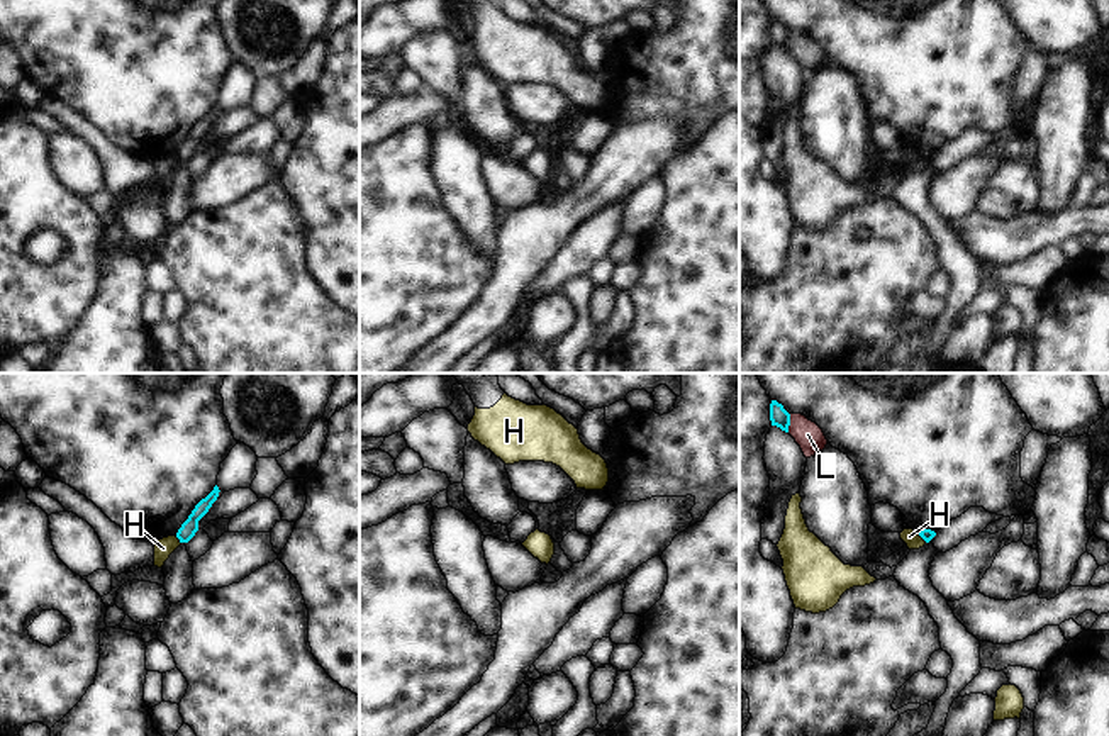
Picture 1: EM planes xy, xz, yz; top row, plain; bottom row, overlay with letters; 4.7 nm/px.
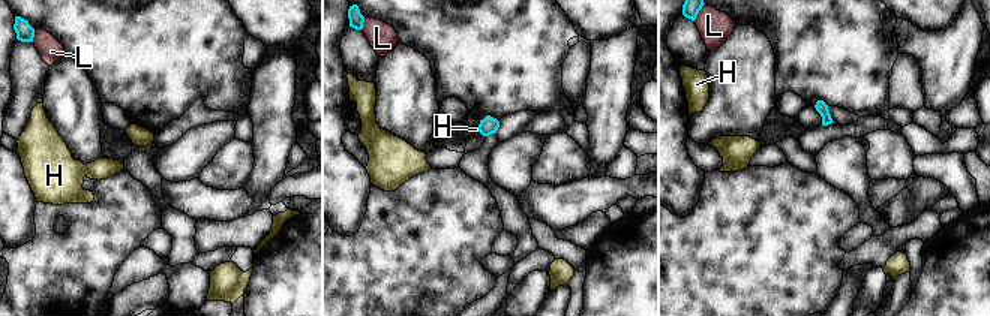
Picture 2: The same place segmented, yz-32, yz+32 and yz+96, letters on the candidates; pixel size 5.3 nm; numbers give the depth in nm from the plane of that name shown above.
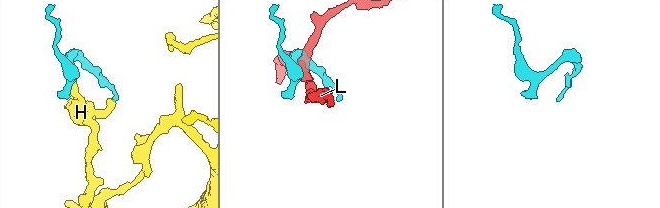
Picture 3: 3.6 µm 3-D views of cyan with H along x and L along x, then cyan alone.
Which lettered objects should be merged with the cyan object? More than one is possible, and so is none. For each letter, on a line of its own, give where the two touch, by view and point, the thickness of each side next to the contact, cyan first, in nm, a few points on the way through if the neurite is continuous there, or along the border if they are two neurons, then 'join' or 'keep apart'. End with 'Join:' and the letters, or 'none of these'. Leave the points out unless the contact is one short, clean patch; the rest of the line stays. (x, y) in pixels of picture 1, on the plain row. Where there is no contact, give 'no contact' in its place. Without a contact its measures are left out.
H: meets cyan in xy at (178, 158); 80 nm thick on the cyan side, 90 nm on the other; border along xy (175, 156), (180, 163); keep apart
L: meets cyan in yz at (789, 43); 90 nm thick on the cyan side, 140 nm on the other; keep apart
Join: none of these

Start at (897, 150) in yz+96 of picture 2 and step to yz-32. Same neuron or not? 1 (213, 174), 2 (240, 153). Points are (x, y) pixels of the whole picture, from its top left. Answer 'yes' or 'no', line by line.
1: yes
2: yes

